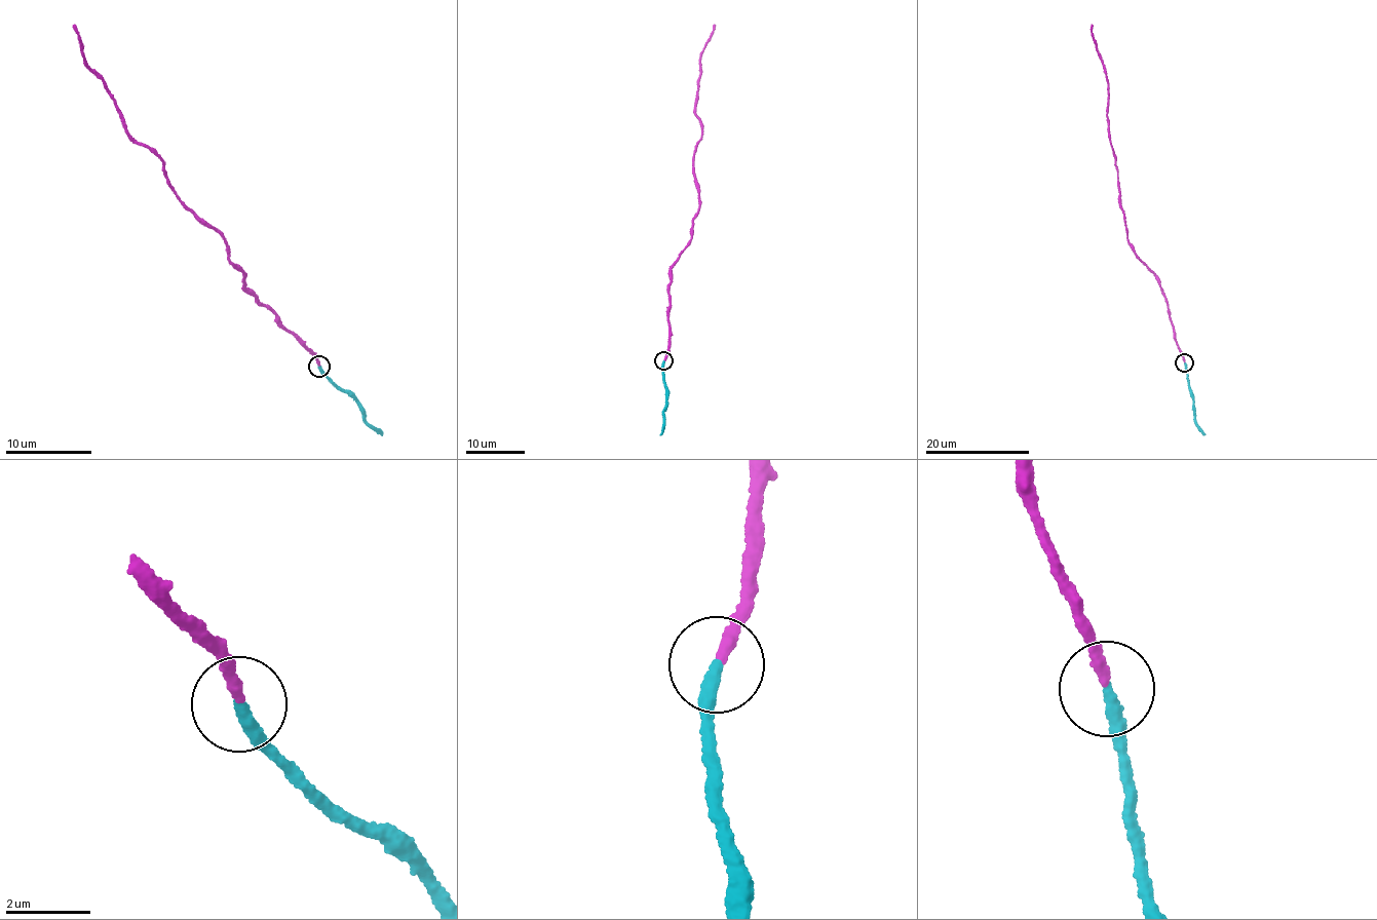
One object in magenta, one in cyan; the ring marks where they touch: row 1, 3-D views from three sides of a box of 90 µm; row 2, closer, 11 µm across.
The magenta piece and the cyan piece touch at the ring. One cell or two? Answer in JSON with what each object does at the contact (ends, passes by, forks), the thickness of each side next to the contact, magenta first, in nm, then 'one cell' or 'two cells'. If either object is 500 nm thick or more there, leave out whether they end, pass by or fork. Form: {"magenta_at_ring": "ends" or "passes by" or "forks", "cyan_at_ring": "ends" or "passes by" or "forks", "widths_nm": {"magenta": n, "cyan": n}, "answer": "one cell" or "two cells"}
{"magenta_at_ring": "ends", "cyan_at_ring": "ends", "widths_nm": {"magenta": 240, "cyan": 300}, "answer": "one cell"}

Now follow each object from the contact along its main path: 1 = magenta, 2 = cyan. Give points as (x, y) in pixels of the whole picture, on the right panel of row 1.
1: (1184, 361), (1157, 277), (1127, 238), (1106, 116), (1107, 78), (1095, 45), (1092, 24)
2: (1184, 361), (1194, 417), (1205, 435)

